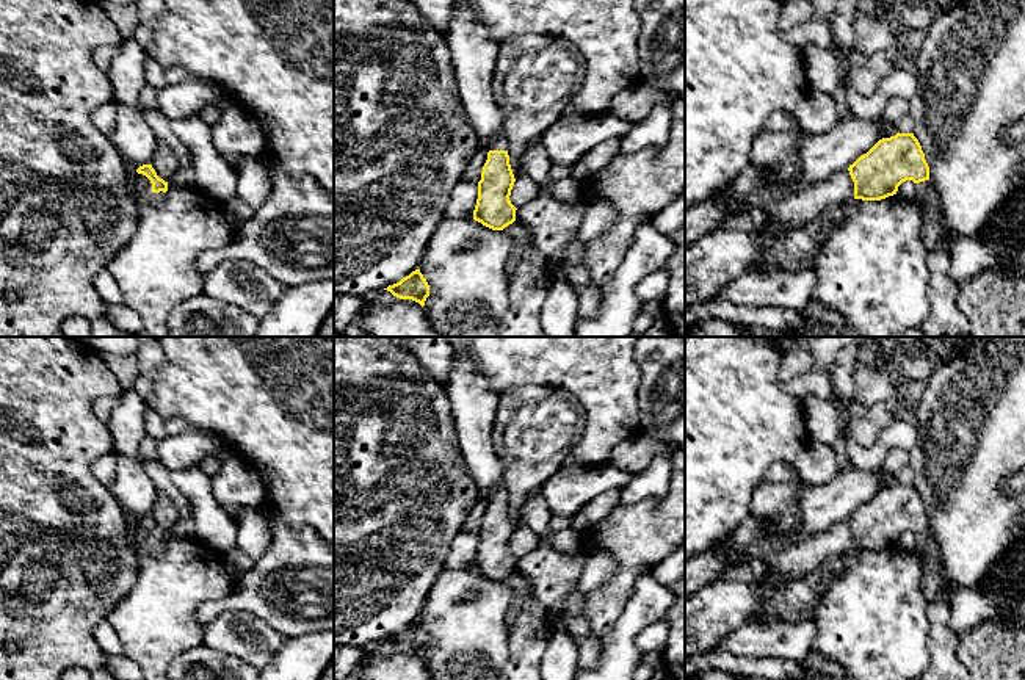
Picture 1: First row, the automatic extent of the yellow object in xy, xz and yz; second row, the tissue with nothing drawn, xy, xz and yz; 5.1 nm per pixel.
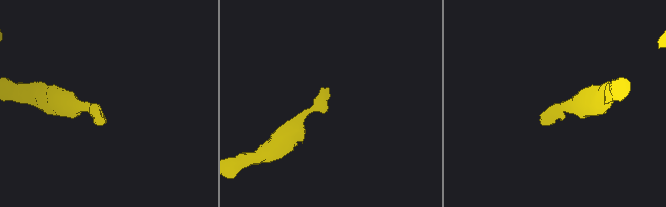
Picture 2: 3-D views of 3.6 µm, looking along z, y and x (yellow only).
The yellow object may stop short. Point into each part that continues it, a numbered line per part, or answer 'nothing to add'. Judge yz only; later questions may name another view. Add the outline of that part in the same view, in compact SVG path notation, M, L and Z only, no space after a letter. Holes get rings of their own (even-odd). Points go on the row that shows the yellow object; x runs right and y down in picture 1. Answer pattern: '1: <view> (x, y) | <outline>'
1: yz (717, 259) | M848 169L804 186L777 201L766 227L755 232L713 230L685 246L685 309L718 295L727 284L749 273L755 259L779 233L815 221L834 204L854 201Z

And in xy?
1: xy (143, 185) | M138 172L135 177L135 190L139 196L141 204L160 205L165 202L166 193L163 193L163 191L154 193L150 180L146 175L138 174Z

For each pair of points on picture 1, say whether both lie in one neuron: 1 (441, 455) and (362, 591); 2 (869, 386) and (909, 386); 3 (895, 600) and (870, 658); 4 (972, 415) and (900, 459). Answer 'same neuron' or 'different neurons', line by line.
1: same neuron
2: same neuron
3: same neuron
4: different neurons

